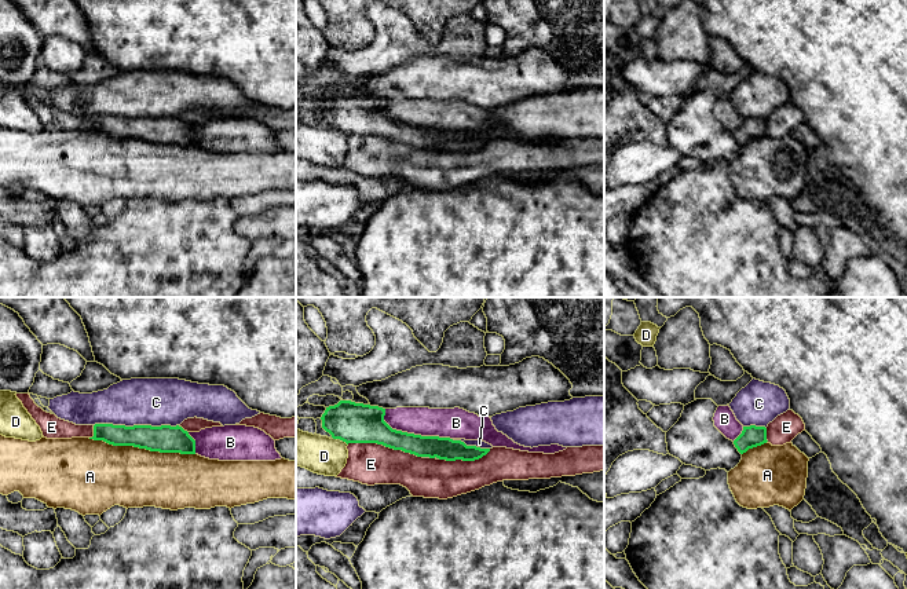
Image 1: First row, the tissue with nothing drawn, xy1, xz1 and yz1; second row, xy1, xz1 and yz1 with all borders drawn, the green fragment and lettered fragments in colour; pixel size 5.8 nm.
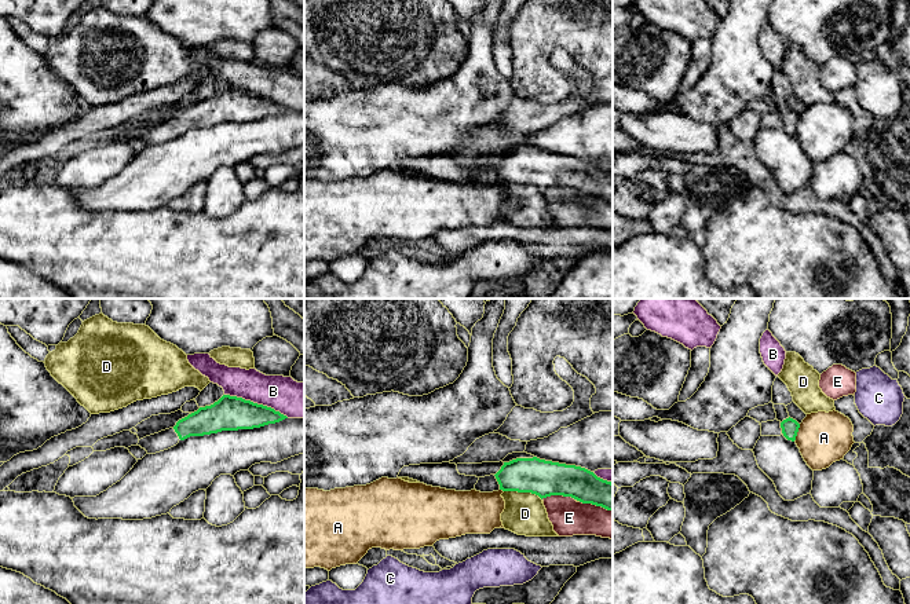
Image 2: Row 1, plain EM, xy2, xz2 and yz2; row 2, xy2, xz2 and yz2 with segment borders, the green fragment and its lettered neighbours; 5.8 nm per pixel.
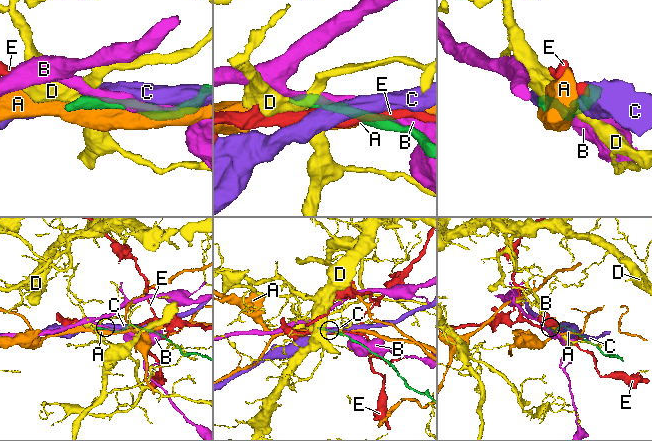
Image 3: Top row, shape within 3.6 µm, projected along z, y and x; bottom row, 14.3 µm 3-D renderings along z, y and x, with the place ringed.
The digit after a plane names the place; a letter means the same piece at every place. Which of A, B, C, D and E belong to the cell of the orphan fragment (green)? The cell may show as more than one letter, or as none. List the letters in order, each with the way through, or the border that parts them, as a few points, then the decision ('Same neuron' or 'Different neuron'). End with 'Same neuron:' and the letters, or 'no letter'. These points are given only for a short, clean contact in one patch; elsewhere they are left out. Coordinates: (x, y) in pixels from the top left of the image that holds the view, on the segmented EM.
A: Different neuron
B: Different neuron
C: Different neuron
D: Boundary: xz2 (504, 490), (530, 491), (541, 500). Different neuron
E: Different neuron
Same neuron: no letter

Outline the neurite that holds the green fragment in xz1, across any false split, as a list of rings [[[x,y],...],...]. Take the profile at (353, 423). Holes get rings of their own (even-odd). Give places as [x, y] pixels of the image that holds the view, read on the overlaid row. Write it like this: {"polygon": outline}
{"polygon": [[[340,400],[326,407],[322,414],[322,428],[348,443],[377,443],[417,457],[446,461],[475,461],[486,456],[490,449],[467,446],[461,440],[439,436],[421,436],[392,429],[385,421],[385,409],[351,400]]]}

